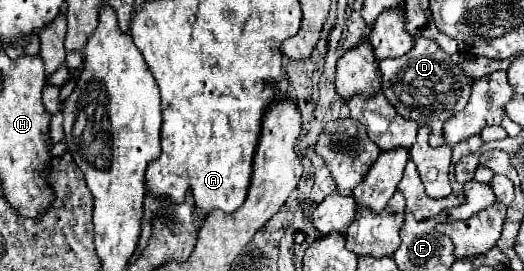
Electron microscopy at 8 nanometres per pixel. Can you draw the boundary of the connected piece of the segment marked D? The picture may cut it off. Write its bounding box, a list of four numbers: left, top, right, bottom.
[380,38,472,146]

